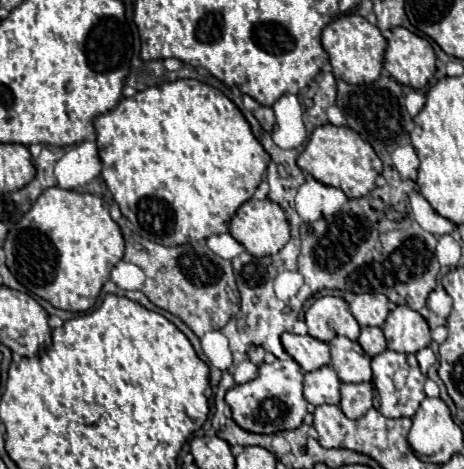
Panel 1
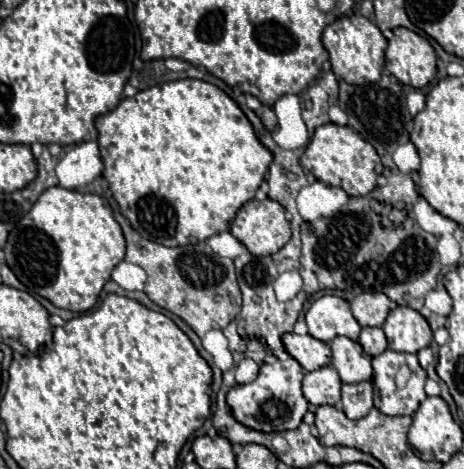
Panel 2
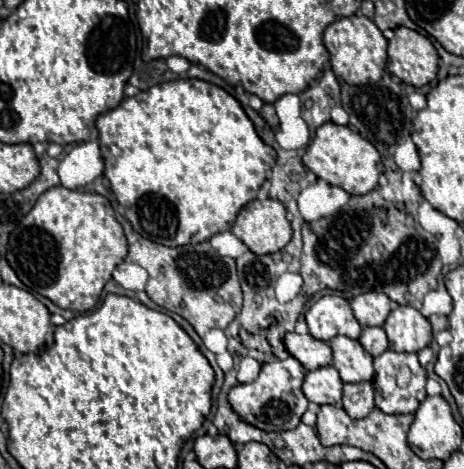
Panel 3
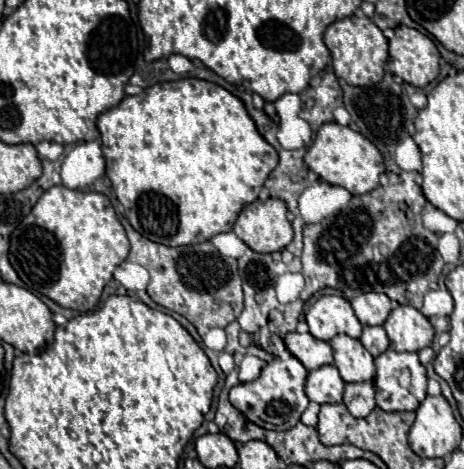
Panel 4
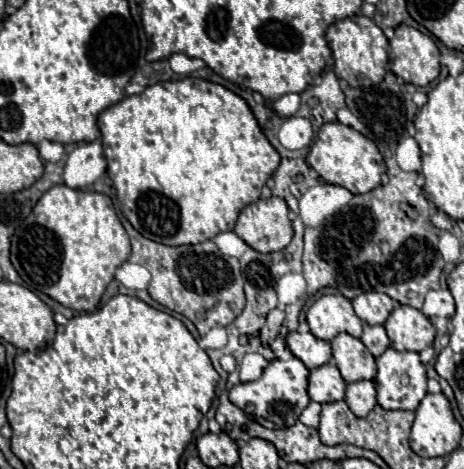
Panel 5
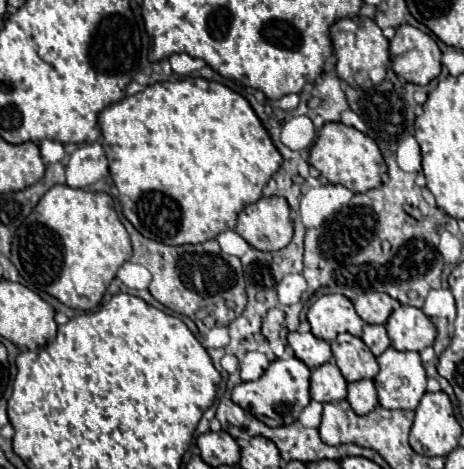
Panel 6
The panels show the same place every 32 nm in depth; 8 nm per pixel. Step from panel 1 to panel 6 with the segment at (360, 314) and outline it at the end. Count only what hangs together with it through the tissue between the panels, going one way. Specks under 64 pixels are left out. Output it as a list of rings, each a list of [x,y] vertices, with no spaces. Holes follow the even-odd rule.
[[[366,292],[356,298],[354,308],[368,324],[384,324],[394,310],[394,298],[384,292]]]

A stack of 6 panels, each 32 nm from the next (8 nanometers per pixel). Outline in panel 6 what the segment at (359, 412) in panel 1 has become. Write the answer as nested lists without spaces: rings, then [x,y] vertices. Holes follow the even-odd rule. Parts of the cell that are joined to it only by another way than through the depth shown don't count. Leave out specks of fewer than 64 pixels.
[[[358,380],[348,384],[348,398],[346,398],[356,414],[368,414],[376,404],[376,388],[372,380]]]

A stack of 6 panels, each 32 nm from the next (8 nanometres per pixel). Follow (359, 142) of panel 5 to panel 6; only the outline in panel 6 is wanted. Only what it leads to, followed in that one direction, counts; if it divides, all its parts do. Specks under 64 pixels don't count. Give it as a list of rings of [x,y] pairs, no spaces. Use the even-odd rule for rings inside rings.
[[[328,122],[322,126],[318,140],[310,150],[310,164],[330,184],[346,186],[352,192],[368,192],[372,188],[378,188],[382,184],[382,176],[386,174],[386,162],[380,154],[378,144],[370,136],[342,122]]]

